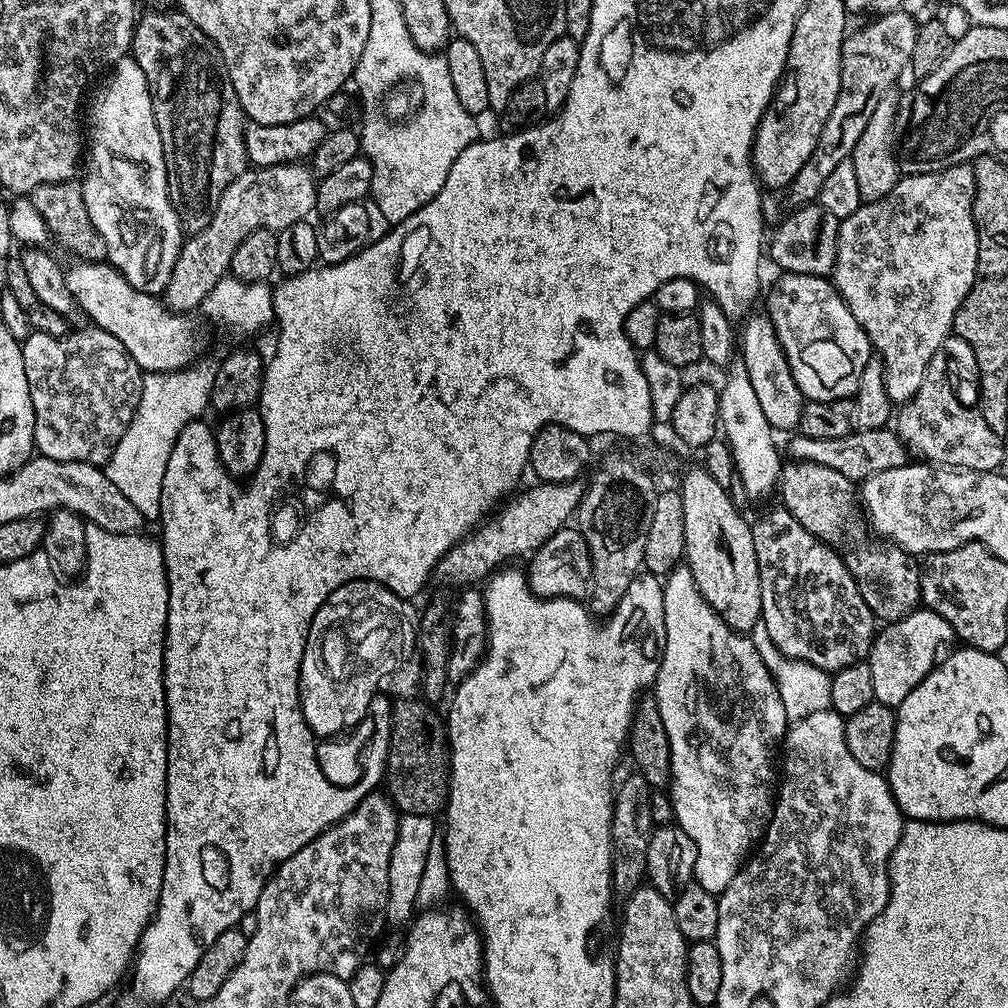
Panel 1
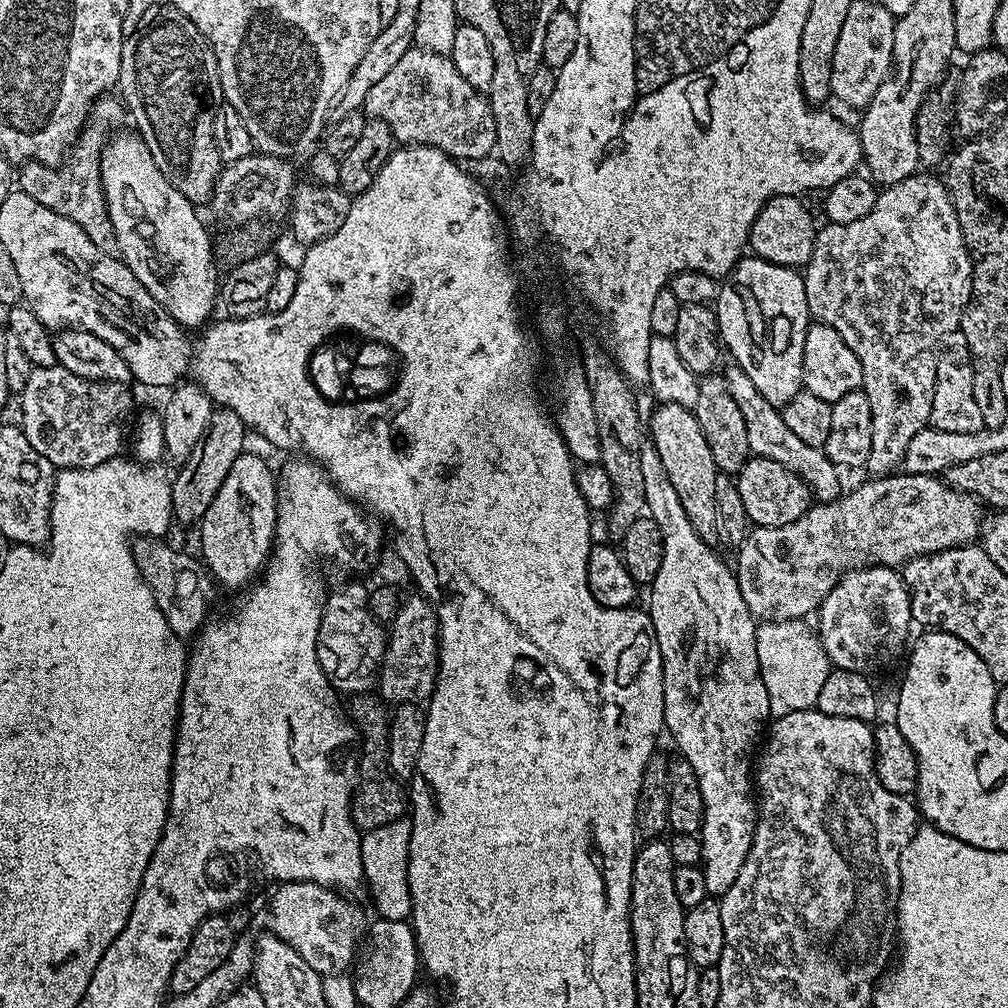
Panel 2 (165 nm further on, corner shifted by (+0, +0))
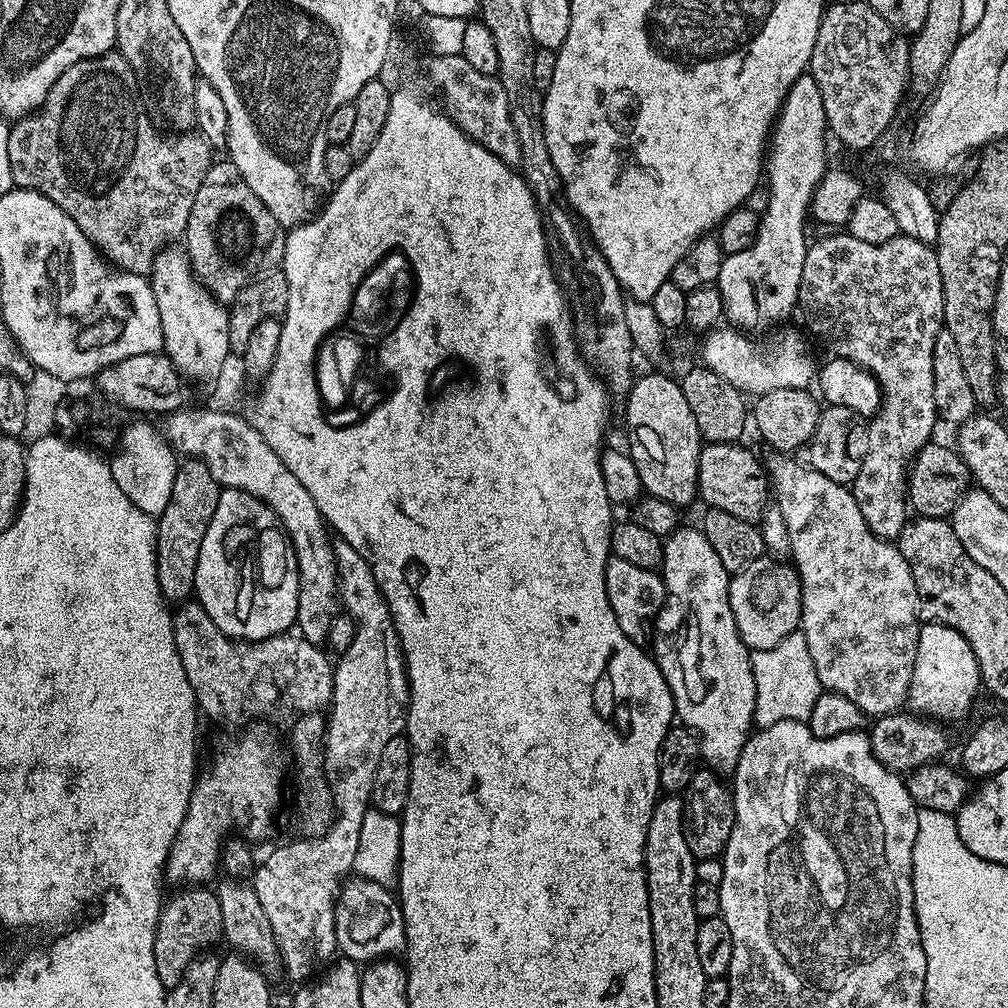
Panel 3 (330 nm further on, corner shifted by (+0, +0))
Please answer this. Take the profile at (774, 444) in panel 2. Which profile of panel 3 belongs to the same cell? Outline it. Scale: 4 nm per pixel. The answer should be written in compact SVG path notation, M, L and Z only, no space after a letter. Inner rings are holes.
M769 451L766 456L766 474L770 479L770 488L774 493L775 507L782 510L782 518L786 518L786 534L790 549L790 560L800 576L802 590L802 610L800 611L799 631L806 638L806 646L810 646L810 658L814 658L814 670L818 670L821 689L842 694L842 698L850 698L854 706L864 711L865 717L875 718L887 716L889 712L897 711L907 701L910 678L914 674L914 658L918 646L918 597L914 586L914 574L910 574L910 566L906 558L902 558L899 547L887 540L879 540L872 535L866 526L866 518L862 518L862 510L858 510L858 502L854 502L851 487L826 478L826 474L818 474L818 470L809 468L807 464L791 455L782 452Z

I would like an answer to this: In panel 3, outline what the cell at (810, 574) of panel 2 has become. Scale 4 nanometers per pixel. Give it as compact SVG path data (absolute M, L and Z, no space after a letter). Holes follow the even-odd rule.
M761 558L750 562L750 566L735 573L728 582L730 610L734 614L738 634L749 650L770 650L770 646L778 646L786 634L800 627L800 576L791 563L779 564L776 560L779 559Z

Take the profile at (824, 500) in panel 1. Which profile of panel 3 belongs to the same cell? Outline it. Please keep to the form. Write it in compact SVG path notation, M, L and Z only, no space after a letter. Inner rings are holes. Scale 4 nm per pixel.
M705 443L700 449L700 457L698 458L698 496L702 501L705 500L705 505L708 508L717 508L718 510L726 510L726 514L734 514L734 518L742 518L743 520L750 520L753 522L759 521L763 517L765 508L770 504L770 480L766 475L765 465L751 452L748 448L743 448L743 443L731 443L731 444L709 444Z

